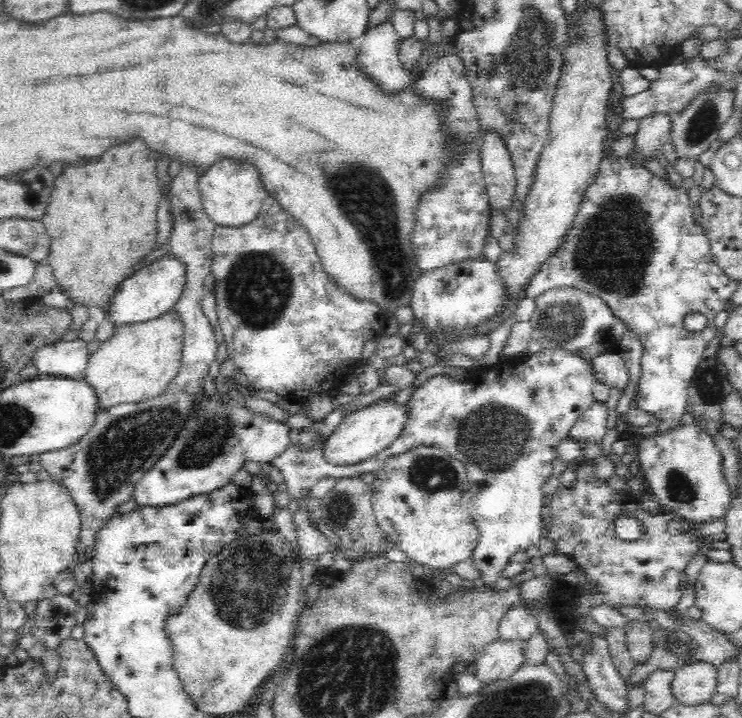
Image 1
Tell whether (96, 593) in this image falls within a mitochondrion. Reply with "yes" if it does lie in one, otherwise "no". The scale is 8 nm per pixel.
no

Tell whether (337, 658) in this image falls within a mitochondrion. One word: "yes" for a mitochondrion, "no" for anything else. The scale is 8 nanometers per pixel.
yes

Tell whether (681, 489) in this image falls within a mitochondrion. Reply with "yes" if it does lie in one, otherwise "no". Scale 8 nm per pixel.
yes

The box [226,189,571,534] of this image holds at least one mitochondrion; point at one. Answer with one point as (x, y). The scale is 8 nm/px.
(495, 439)

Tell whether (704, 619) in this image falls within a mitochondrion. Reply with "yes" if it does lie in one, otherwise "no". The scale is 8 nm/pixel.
no

